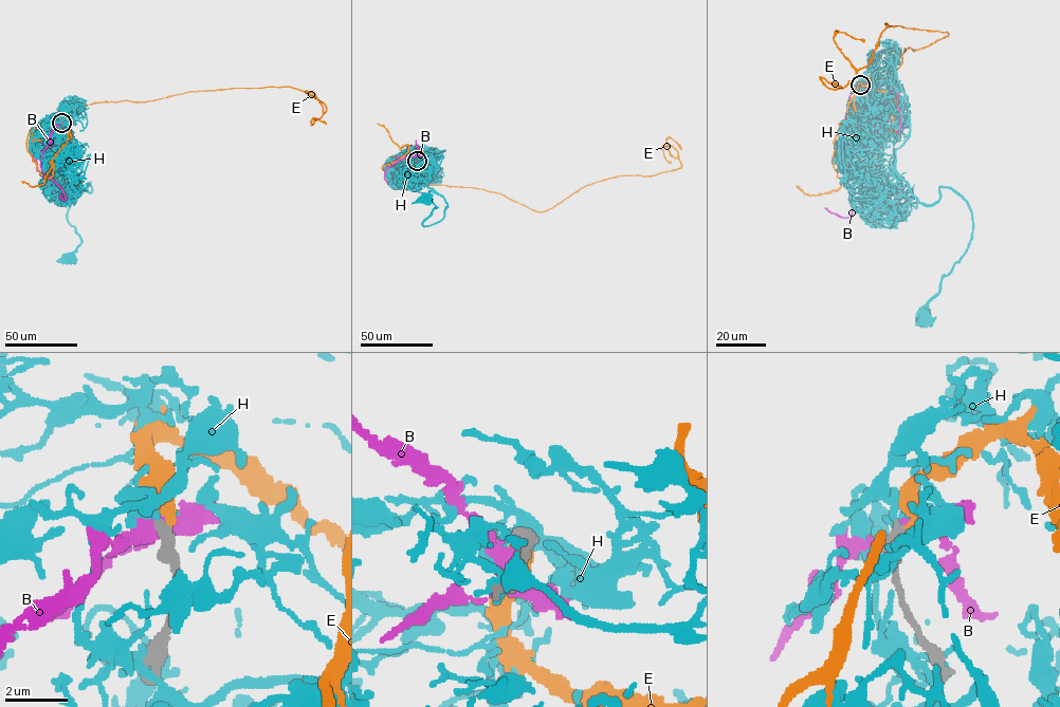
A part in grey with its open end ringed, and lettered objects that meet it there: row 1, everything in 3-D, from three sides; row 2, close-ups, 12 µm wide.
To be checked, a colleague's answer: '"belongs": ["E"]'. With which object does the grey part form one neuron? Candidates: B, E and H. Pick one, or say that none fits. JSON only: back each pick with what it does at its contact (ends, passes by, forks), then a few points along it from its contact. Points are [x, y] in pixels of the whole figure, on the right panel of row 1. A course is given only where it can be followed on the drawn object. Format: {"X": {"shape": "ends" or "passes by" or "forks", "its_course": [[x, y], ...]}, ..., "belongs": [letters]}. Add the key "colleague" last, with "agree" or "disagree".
{"E": {"shape": "ends", "its_course": [[860, 85], [834, 140], [848, 180], [906, 49], [948, 35], [884, 23], [857, 69], [833, 38], [863, 40]]}, "belongs": ["E"], "colleague": "agree"}

